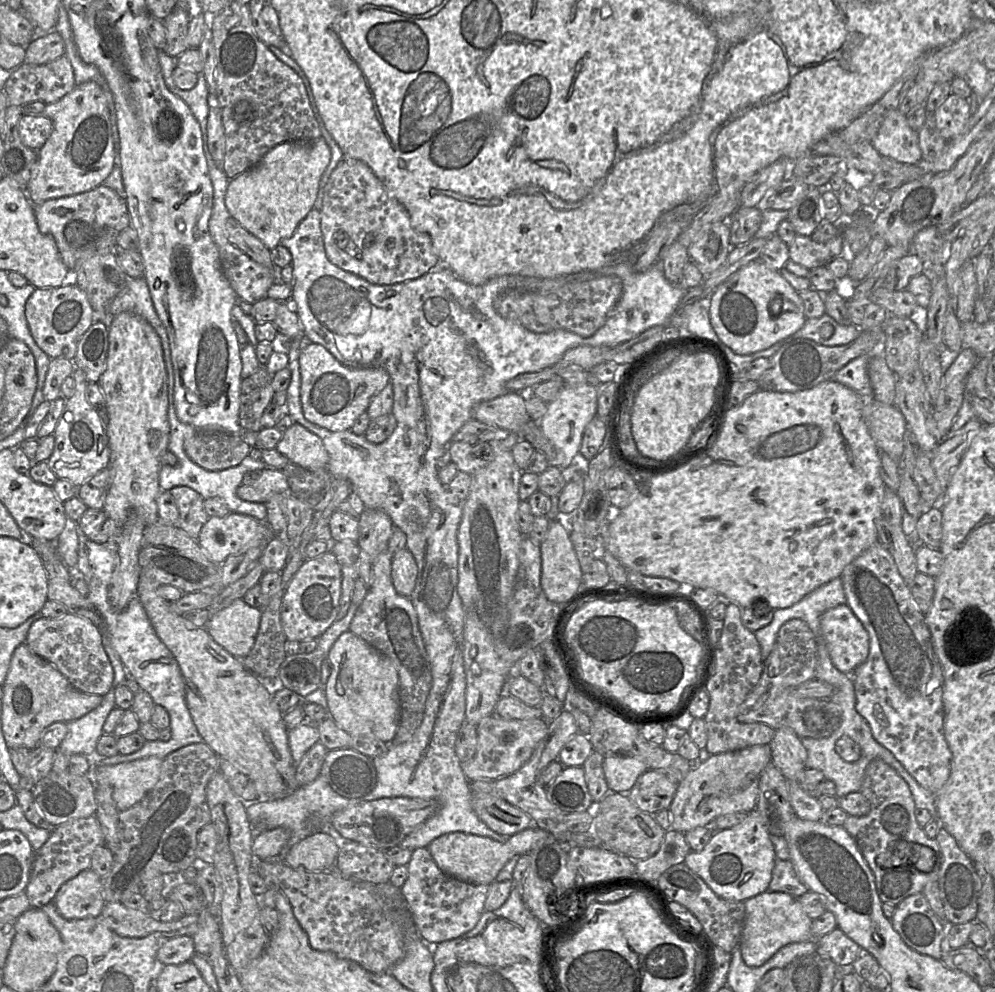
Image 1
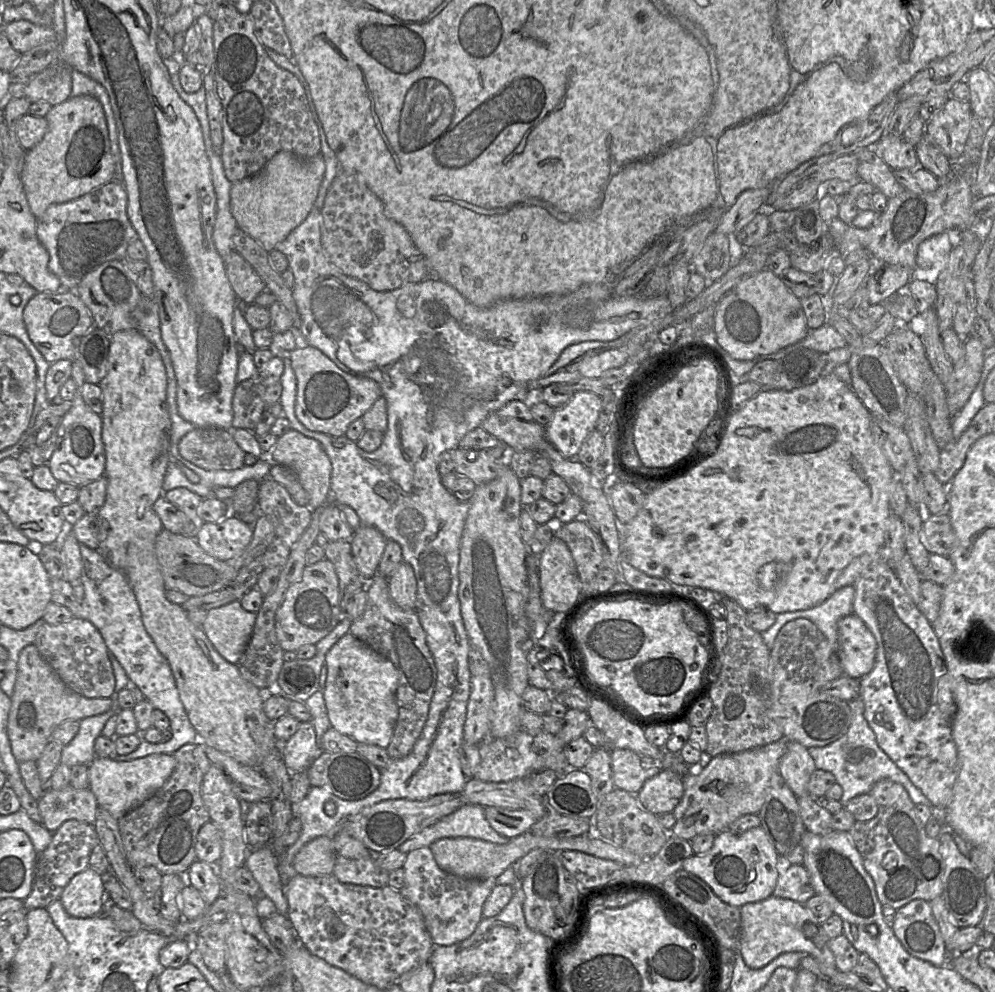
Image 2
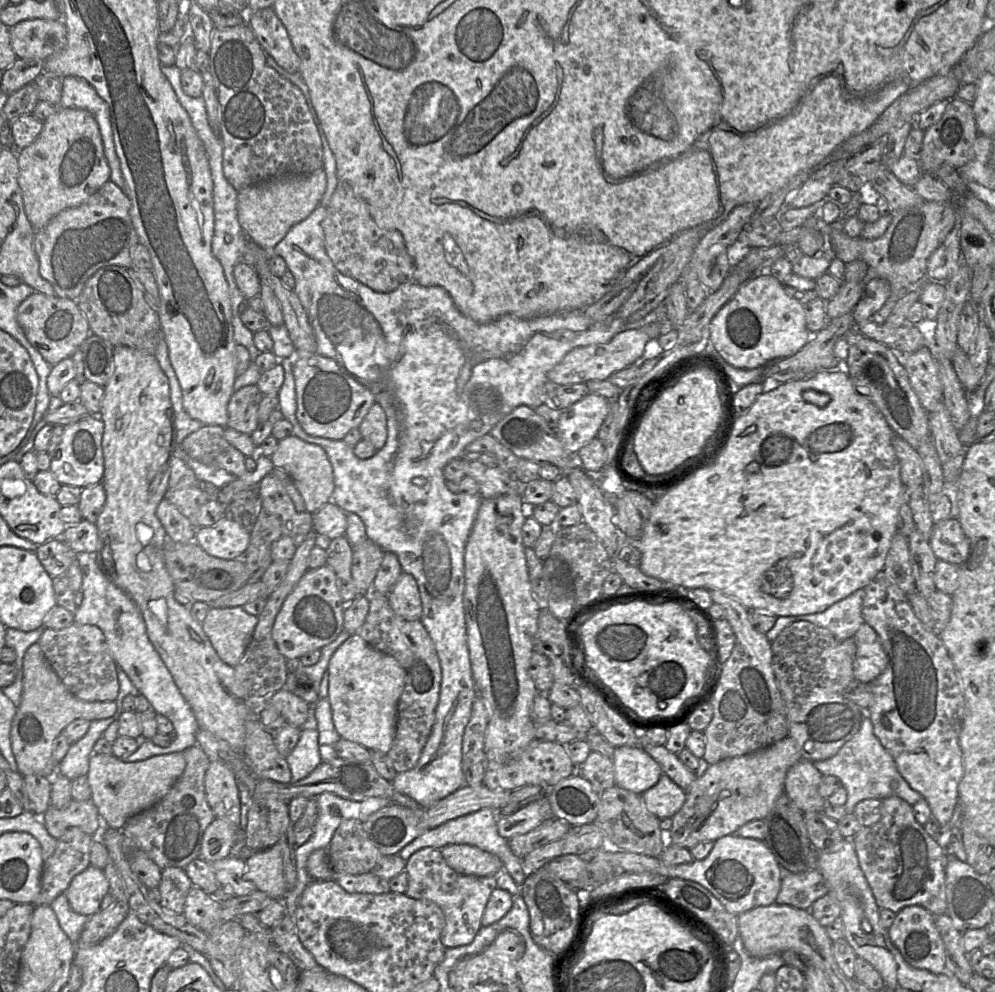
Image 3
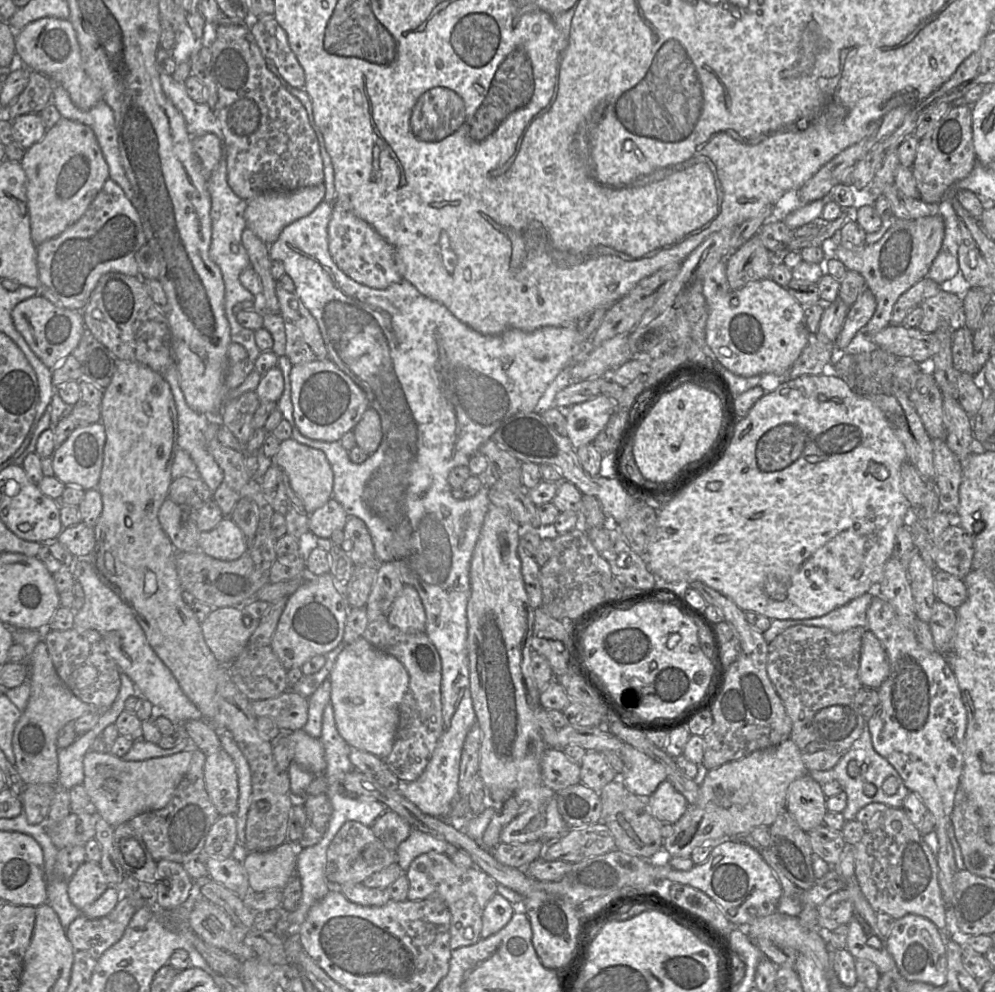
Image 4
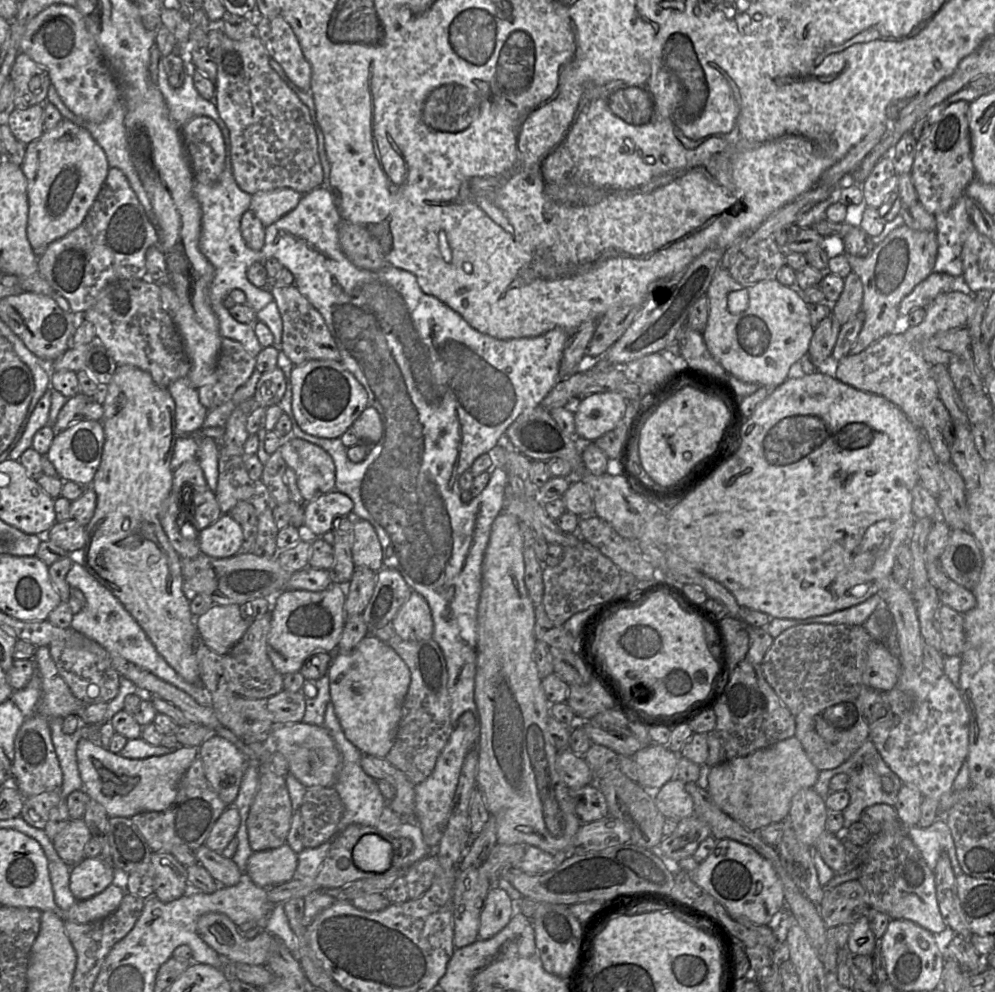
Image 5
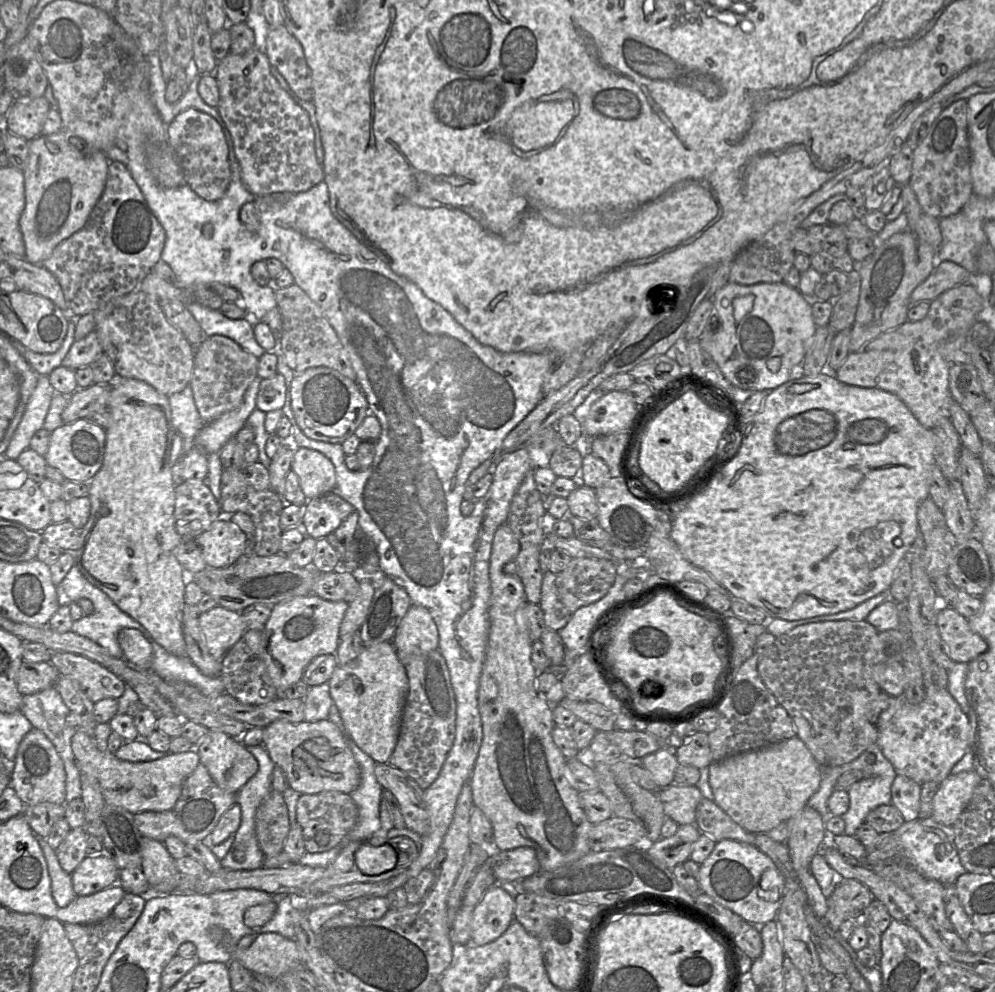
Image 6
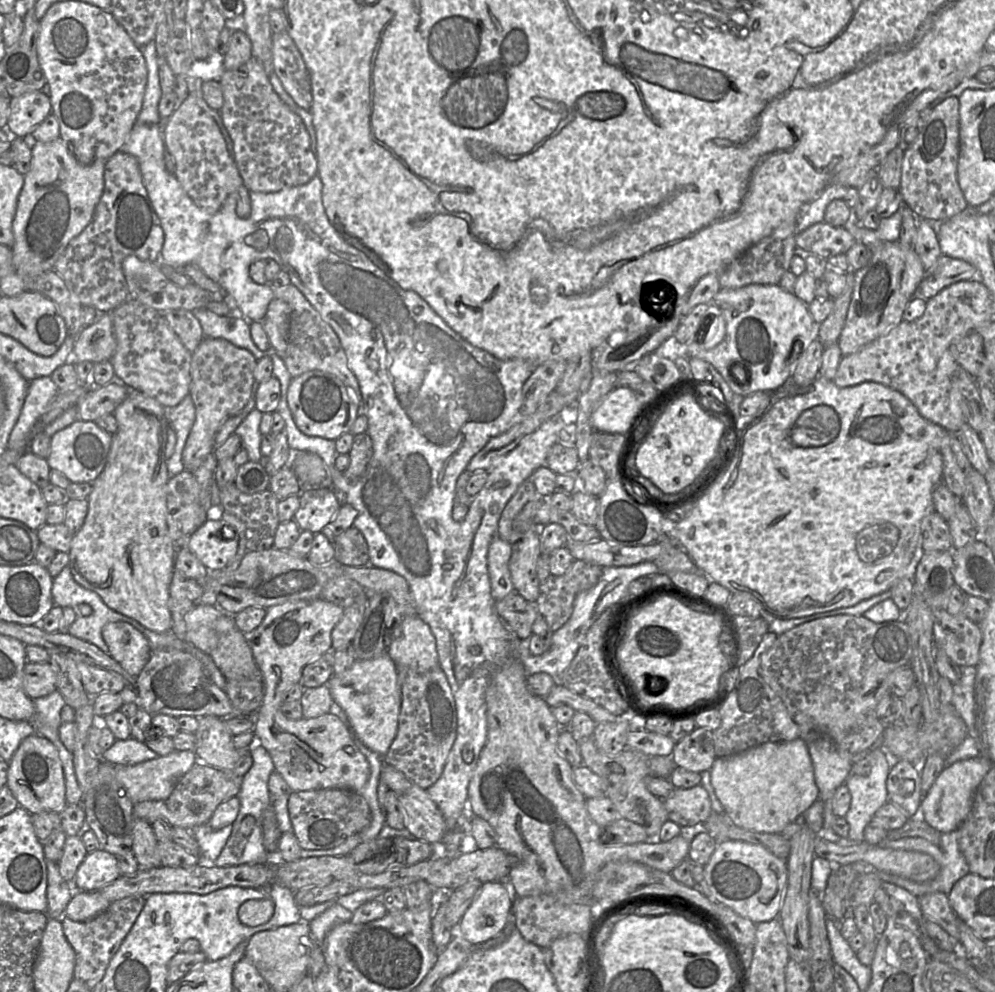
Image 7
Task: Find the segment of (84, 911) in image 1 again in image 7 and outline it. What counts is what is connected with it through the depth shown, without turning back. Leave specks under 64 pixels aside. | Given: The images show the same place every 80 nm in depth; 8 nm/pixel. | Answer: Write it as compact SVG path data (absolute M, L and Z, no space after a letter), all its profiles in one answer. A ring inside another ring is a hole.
M98 849L87 853L77 869L72 885L75 890L98 891L120 875L117 857Z

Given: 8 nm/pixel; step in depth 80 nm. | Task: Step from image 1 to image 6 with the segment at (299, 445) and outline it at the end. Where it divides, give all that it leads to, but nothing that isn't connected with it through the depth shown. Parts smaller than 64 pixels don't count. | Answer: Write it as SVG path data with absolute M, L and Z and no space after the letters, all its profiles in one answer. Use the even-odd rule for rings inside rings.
M297 447L293 453L291 469L296 473L307 500L333 492L336 484L335 467L321 452Z

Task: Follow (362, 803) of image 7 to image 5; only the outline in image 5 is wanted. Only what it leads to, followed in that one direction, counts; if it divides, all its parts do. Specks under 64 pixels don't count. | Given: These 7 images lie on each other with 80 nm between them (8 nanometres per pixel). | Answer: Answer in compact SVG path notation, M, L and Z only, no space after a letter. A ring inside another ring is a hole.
M308 787L299 808L303 821L303 846L315 848L337 834L344 804L333 787Z

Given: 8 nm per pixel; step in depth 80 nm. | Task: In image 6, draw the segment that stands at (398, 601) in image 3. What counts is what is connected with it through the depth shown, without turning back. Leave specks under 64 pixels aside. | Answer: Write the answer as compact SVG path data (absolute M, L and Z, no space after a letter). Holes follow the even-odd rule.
M412 604L399 623L392 644L397 652L414 655L438 649L438 631L429 611Z

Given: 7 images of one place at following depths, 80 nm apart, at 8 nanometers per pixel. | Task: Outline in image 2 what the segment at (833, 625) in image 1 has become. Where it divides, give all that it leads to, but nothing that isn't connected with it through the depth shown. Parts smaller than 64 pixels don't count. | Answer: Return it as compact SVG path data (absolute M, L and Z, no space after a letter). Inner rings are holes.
M854 613L838 622L838 656L844 675L859 680L868 674L876 658L877 643L866 624Z

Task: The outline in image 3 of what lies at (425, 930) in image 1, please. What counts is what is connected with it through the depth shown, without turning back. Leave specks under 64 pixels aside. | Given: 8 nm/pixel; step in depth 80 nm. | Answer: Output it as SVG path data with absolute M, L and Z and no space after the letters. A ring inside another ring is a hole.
M424 847L406 862L408 897L437 904L445 916L442 943L446 948L472 943L479 932L482 916L492 891L497 888L495 876L470 876L456 872L445 861L439 849Z

